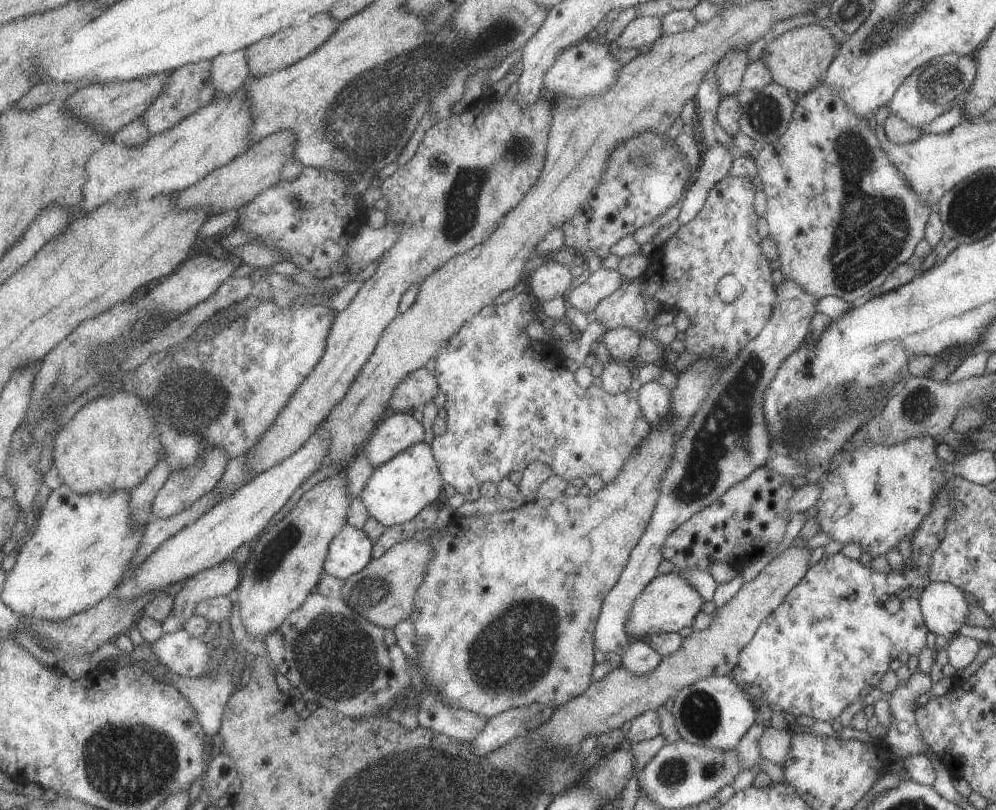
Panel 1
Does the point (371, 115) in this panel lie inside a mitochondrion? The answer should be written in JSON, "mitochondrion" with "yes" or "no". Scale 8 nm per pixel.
{"mitochondrion":"yes"}

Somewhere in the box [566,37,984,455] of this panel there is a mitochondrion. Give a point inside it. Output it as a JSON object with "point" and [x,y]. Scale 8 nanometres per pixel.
{"point":[873,230]}

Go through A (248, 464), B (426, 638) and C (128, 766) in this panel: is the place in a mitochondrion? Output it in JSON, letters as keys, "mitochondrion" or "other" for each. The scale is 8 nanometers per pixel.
{"A":"other","B":"other","C":"mitochondrion"}

